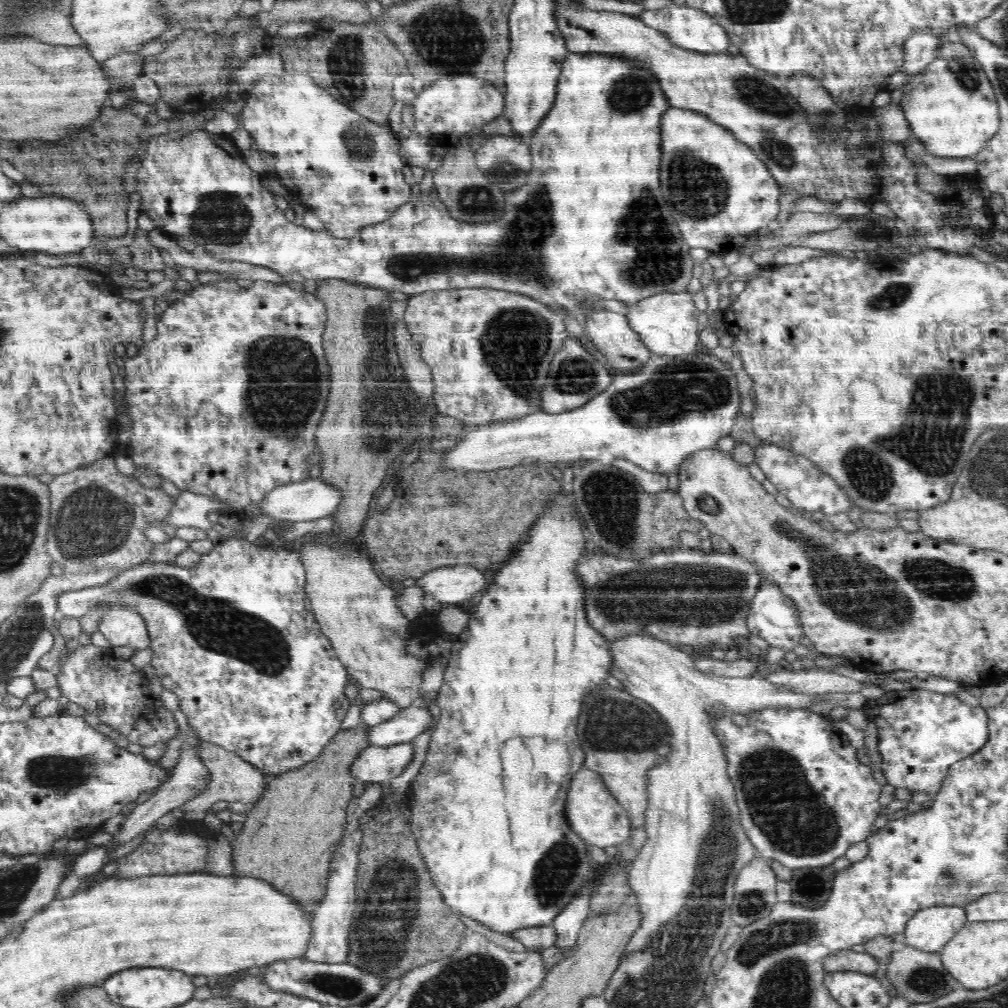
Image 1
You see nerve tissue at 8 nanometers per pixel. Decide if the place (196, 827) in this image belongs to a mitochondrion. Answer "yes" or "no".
no

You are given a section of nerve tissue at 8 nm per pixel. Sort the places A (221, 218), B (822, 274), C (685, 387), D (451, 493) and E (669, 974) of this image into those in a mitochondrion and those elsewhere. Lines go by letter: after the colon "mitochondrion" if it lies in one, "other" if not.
A: mitochondrion
B: other
C: mitochondrion
D: mitochondrion
E: mitochondrion

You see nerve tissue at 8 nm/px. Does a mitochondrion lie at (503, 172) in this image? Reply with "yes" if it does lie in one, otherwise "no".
yes

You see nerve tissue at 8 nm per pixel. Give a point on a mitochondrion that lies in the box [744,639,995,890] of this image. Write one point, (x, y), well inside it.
(949, 873)

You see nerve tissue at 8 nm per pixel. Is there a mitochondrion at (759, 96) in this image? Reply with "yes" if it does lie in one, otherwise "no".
yes

